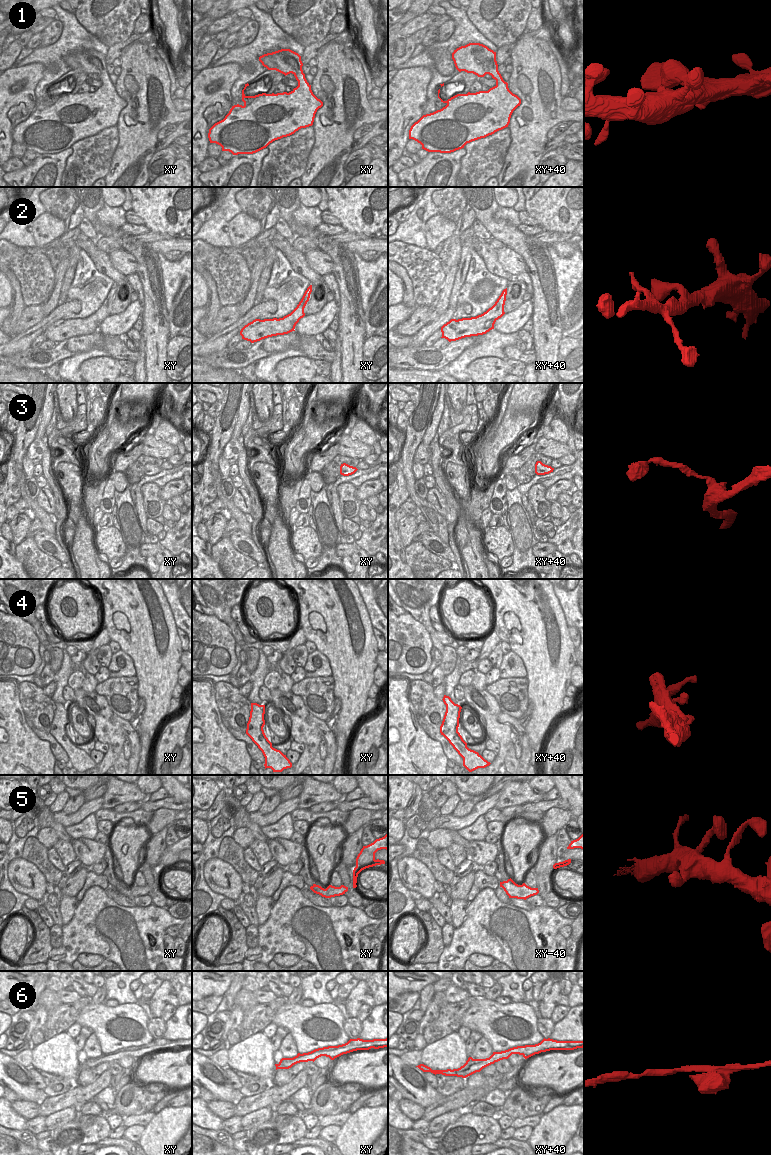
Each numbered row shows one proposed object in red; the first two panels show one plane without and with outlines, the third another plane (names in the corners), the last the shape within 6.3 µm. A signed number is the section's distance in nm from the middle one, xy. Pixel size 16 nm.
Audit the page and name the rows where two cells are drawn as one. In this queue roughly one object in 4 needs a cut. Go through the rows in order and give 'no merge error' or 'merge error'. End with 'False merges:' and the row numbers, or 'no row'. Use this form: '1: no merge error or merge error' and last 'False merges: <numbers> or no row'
1: no merge error
2: no merge error
3: no merge error
4: no merge error
5: no merge error
6: no merge error
False merges: no row

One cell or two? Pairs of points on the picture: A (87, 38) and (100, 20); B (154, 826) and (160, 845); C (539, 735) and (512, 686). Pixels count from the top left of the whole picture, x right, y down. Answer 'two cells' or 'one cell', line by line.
A: two cells
B: two cells
C: two cells

